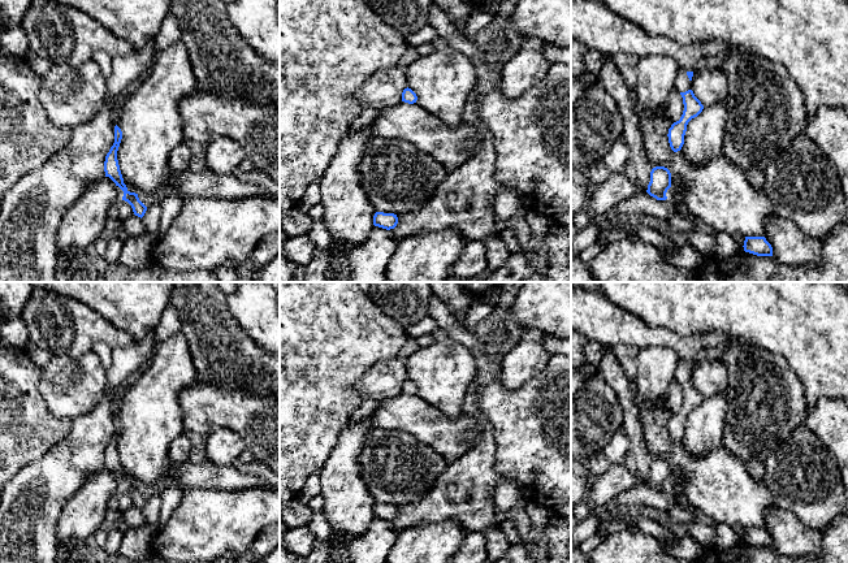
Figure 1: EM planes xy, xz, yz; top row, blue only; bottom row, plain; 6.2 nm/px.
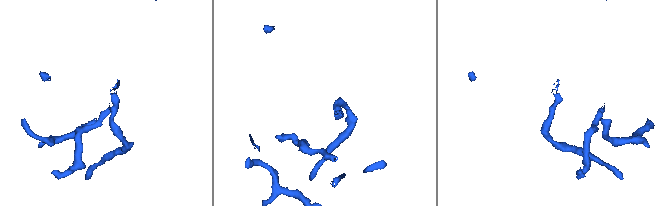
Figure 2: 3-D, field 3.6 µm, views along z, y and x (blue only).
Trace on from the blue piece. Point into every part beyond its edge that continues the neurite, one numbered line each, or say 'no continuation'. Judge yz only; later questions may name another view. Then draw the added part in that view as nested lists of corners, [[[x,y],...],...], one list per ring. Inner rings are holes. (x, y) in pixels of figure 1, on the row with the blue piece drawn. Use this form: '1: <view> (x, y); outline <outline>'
1: yz (682, 83); outline [[[680,69],[678,72],[678,77],[675,79],[675,88],[679,92],[685,92],[688,90],[692,90],[692,85],[691,85],[691,81],[689,81],[689,78],[687,75],[687,70]]]

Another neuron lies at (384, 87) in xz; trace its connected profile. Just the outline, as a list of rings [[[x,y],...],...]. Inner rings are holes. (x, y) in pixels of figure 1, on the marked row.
[[[389,66],[368,77],[356,92],[363,109],[382,109],[402,101],[402,92],[407,88],[406,70]]]

